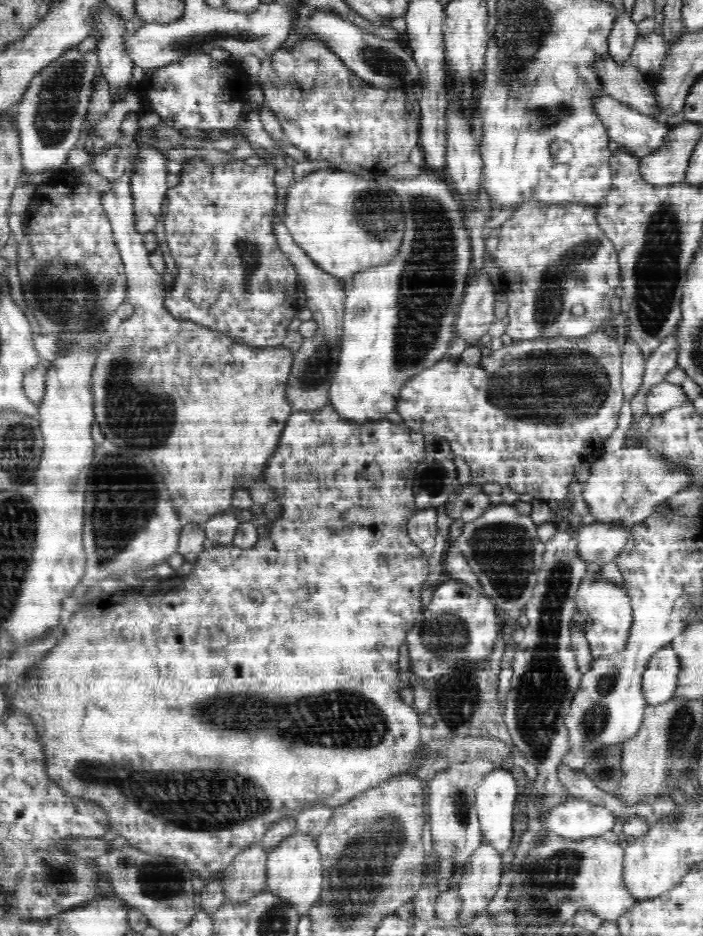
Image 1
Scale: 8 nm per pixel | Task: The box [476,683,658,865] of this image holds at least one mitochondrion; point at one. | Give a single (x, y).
(605, 774)

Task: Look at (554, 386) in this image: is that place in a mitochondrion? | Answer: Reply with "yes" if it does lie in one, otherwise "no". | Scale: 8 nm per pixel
yes

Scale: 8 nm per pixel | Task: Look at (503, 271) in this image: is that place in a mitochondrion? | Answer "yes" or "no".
no

